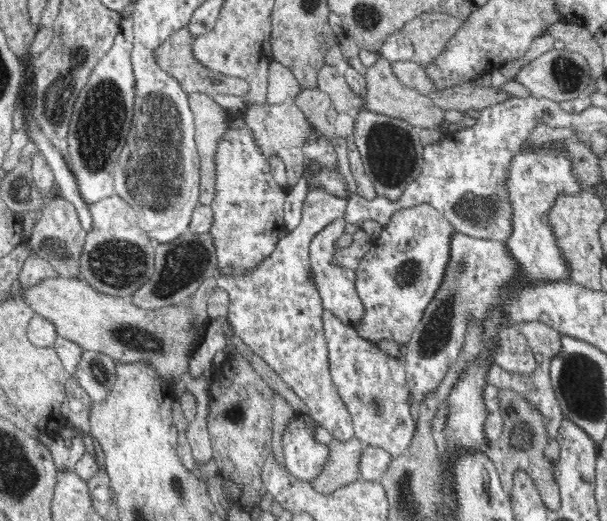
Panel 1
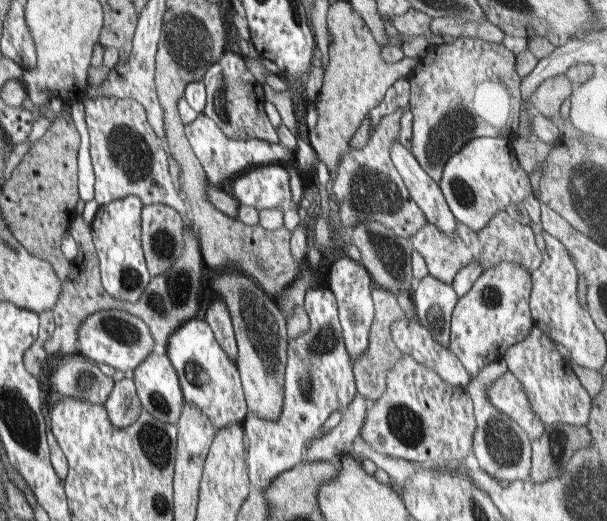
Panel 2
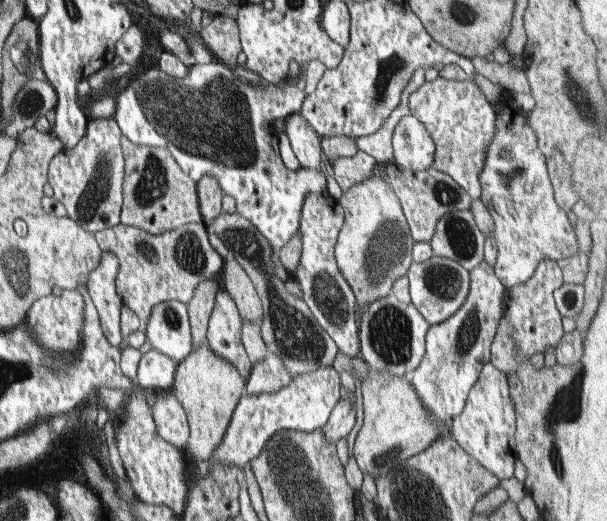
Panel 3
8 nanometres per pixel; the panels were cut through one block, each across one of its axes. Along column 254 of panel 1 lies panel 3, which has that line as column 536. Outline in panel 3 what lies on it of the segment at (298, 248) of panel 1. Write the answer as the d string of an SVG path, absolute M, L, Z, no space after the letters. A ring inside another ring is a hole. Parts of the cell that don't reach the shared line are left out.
M542 260L534 274L519 285L508 287L502 299L503 318L498 332L491 344L490 362L506 375L519 368L523 360L529 360L533 354L554 350L561 342L564 330L560 311L555 305L553 292L565 282L560 265L556 261Z

